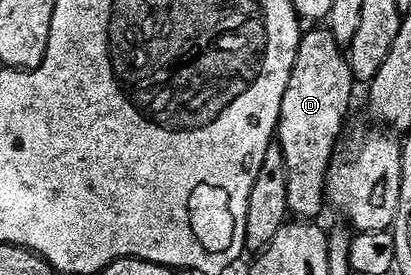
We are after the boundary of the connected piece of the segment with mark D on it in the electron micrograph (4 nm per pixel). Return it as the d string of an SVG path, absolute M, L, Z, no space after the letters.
M327 29L305 30L294 57L292 76L286 81L286 89L282 93L280 119L274 136L286 162L288 210L301 220L315 220L315 215L326 207L327 176L342 135L340 126L348 111L352 86L352 71L348 68L341 44L334 41Z

